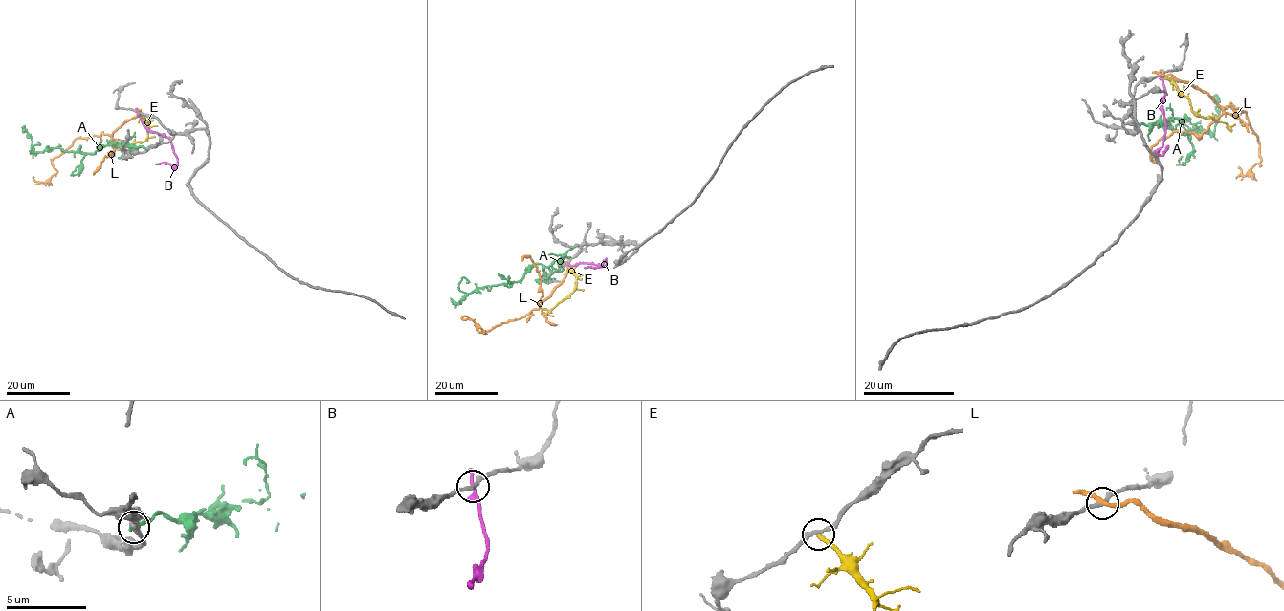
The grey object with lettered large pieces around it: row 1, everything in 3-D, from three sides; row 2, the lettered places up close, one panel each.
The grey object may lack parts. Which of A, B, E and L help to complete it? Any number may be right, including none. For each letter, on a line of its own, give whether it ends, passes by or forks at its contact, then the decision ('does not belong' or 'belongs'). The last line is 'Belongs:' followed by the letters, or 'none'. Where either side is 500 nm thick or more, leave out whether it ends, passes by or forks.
A: it ends there; does not belong
B: it passes by; does not belong
E: it ends there; does not belong
L: it passes by; does not belong
Belongs: none

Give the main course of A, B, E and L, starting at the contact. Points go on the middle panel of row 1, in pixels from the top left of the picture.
A: (575, 245), (547, 267), (536, 263), (520, 281), (477, 287), (461, 299), (460, 303), (453, 303), (452, 300)
B: (565, 263), (606, 265), (604, 261), (597, 267), (584, 267)
E: (564, 264), (576, 278), (576, 287), (542, 315)
L: (568, 263), (564, 280), (538, 309), (523, 316), (480, 332), (485, 333), (473, 321), (462, 317)

